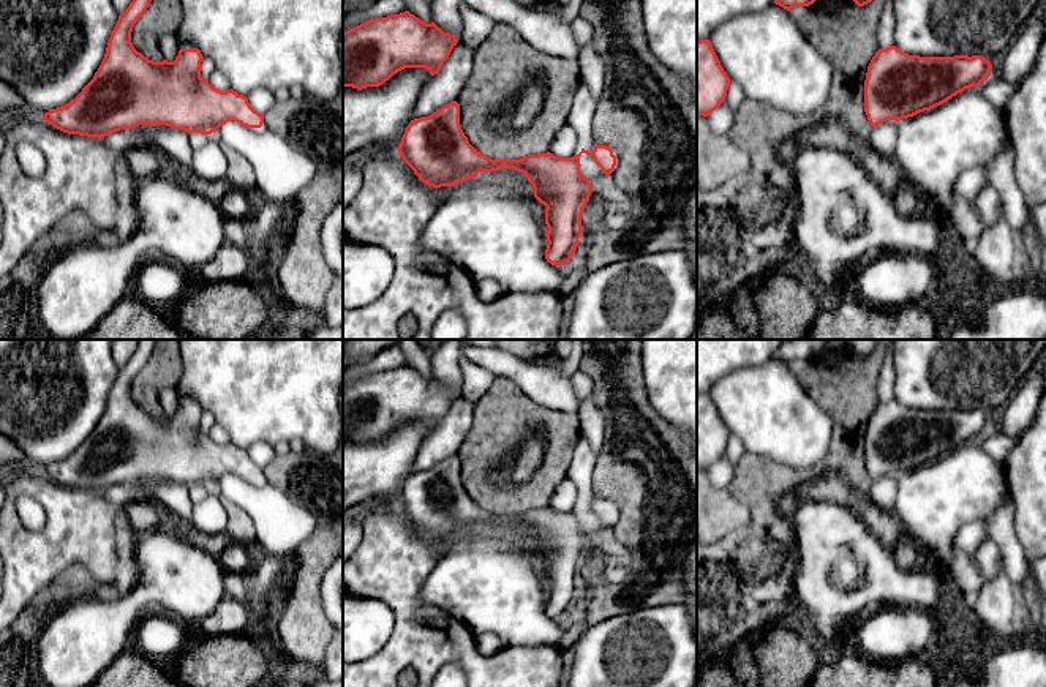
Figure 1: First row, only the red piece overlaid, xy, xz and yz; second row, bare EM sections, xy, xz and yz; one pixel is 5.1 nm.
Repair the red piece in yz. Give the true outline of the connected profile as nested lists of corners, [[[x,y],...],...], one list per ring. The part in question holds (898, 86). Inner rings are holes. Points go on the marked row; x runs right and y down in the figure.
[[[890,46],[872,57],[864,81],[864,112],[871,126],[931,111],[991,76],[991,62],[981,55],[920,57]]]

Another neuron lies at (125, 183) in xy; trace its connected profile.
[[[123,155],[115,163],[117,190],[120,196],[134,196],[136,182],[128,171],[128,163]]]

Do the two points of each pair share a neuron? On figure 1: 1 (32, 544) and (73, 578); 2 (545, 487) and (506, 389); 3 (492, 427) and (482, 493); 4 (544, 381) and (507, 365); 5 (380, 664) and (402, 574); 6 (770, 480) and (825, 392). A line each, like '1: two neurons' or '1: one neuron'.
1: two neurons
2: one neuron
3: one neuron
4: one neuron
5: one neuron
6: one neuron

